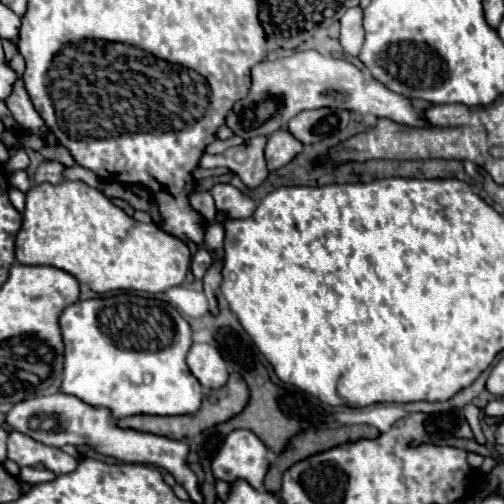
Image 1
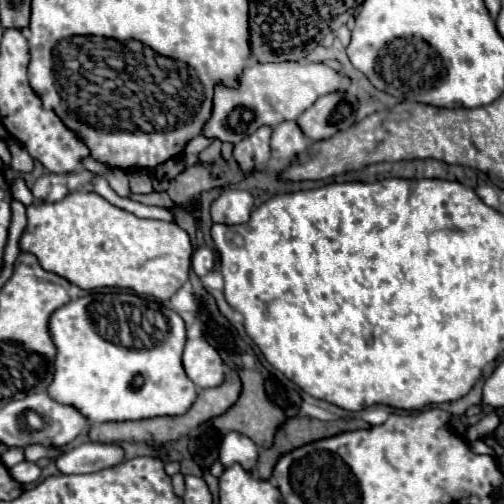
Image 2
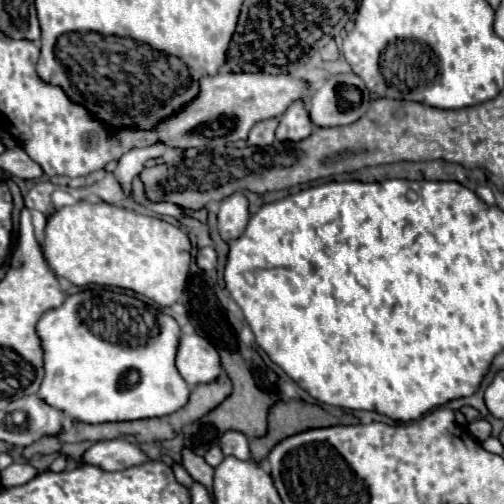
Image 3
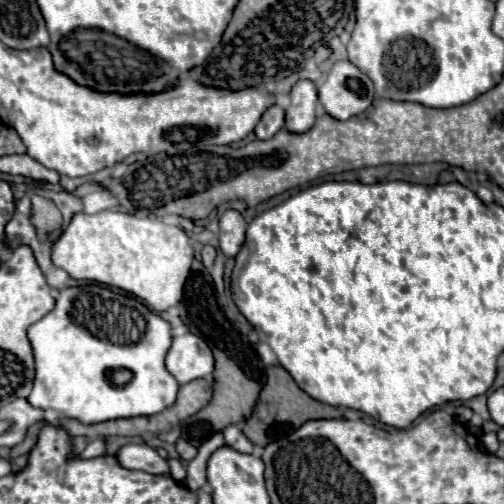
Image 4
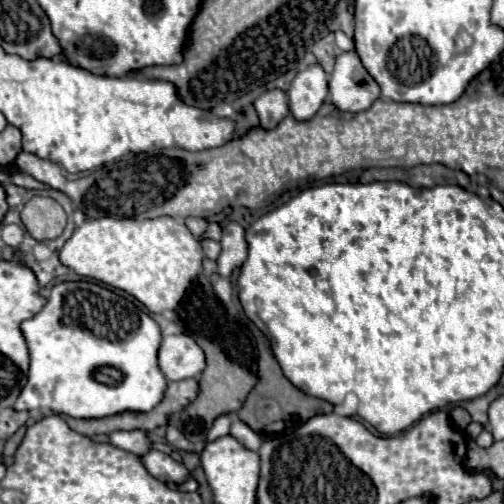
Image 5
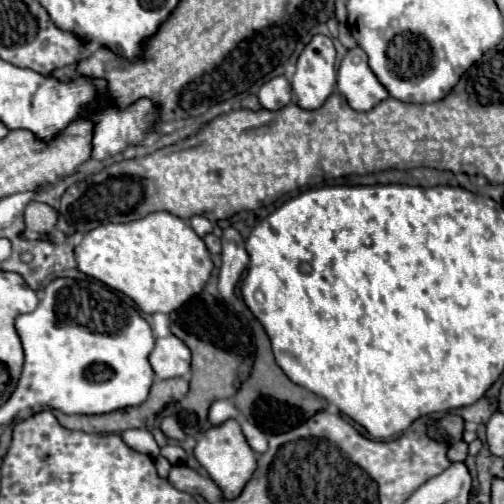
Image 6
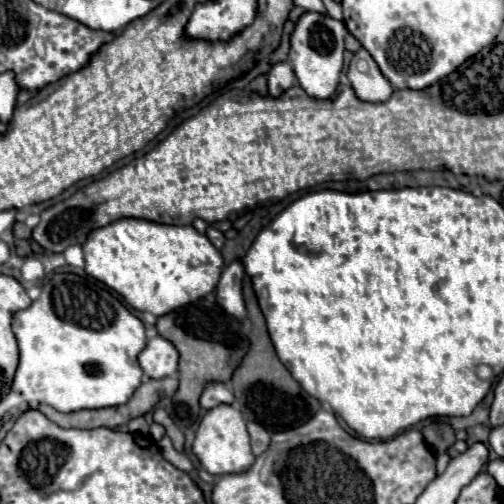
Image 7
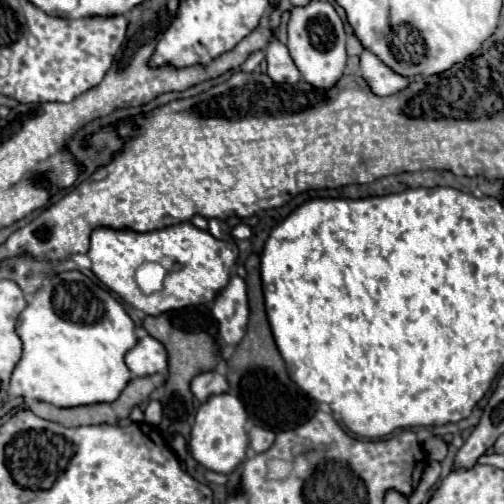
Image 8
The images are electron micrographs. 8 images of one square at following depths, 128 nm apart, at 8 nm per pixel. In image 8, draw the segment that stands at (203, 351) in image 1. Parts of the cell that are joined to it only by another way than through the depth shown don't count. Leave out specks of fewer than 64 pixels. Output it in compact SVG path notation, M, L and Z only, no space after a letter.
M146 336L138 340L132 350L126 352L124 362L132 374L148 376L156 372L166 372L168 356L166 356L166 348L156 338Z

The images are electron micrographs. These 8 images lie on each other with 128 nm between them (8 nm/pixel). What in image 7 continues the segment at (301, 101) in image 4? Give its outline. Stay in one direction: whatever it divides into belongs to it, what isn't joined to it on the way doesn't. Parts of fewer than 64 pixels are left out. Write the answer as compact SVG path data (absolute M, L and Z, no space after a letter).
M304 12L298 22L294 32L290 34L290 54L288 62L294 68L294 74L298 78L298 84L306 90L308 96L312 98L328 98L334 94L338 82L340 82L340 72L344 66L344 38L348 30L342 20L334 20L328 14L322 12Z

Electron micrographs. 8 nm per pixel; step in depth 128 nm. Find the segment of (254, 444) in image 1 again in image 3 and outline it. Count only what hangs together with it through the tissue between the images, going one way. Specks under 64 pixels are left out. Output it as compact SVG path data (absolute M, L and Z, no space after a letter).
M230 430L230 432L224 432L224 436L220 438L220 446L222 446L222 452L228 456L236 456L240 460L248 460L250 458L250 450L248 450L248 438L242 434L242 432L236 432L236 430Z

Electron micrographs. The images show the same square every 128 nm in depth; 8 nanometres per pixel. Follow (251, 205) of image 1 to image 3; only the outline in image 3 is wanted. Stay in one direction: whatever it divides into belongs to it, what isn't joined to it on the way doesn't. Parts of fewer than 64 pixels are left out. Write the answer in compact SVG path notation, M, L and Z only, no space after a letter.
M234 192L232 196L224 198L218 212L218 232L222 240L230 242L238 238L244 232L248 218L248 200L242 192Z

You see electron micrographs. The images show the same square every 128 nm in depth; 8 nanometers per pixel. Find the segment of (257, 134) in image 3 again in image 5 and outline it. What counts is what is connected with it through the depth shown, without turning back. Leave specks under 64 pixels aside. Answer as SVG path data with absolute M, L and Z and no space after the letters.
M280 88L266 90L262 96L258 96L254 100L254 108L260 116L262 128L274 128L290 112L286 92Z

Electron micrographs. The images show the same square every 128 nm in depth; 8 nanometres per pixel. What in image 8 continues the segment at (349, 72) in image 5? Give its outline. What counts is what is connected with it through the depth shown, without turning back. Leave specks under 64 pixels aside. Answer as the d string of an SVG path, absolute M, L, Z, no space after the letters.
M370 50L362 52L362 56L360 56L360 70L362 70L362 76L368 80L372 92L378 94L378 96L396 94L396 92L404 90L410 82L414 82L414 78L400 76L398 72L392 72L392 68L388 68Z

